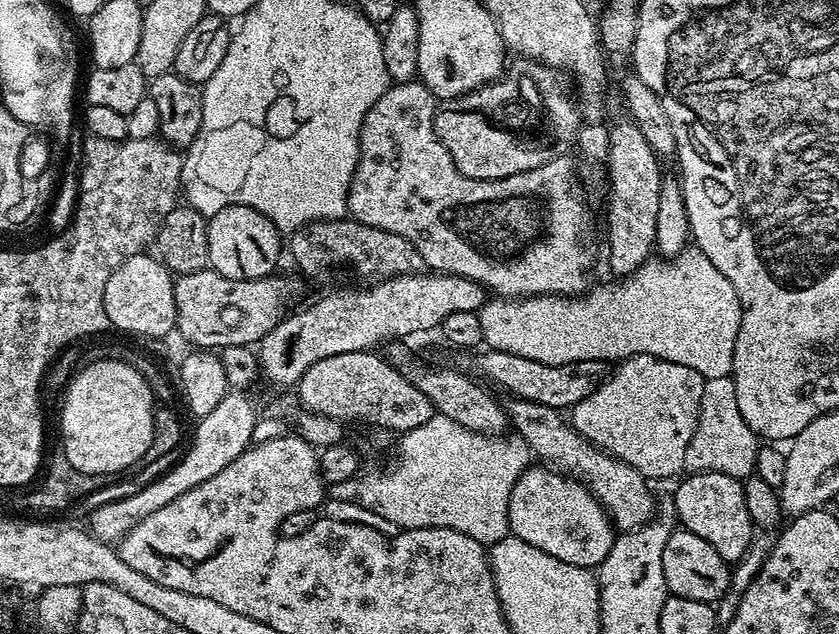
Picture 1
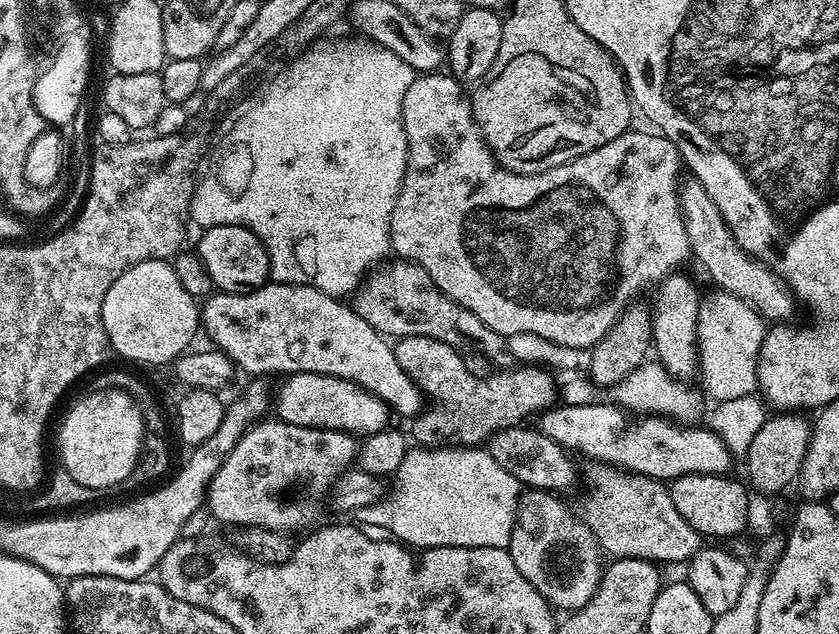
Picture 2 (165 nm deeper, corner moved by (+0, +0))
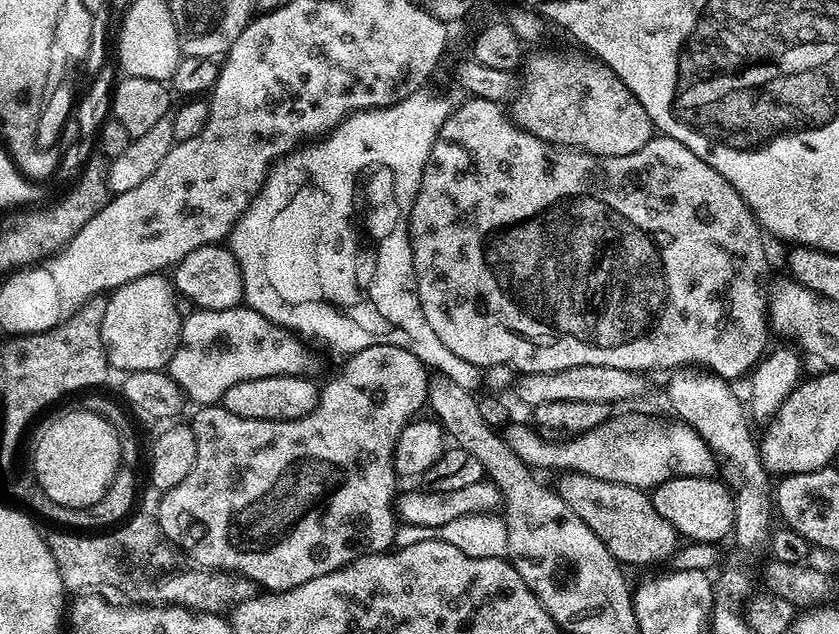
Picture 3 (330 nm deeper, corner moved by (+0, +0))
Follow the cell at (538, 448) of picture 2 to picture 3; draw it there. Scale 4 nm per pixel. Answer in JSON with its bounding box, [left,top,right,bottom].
[554,470,677,565]

